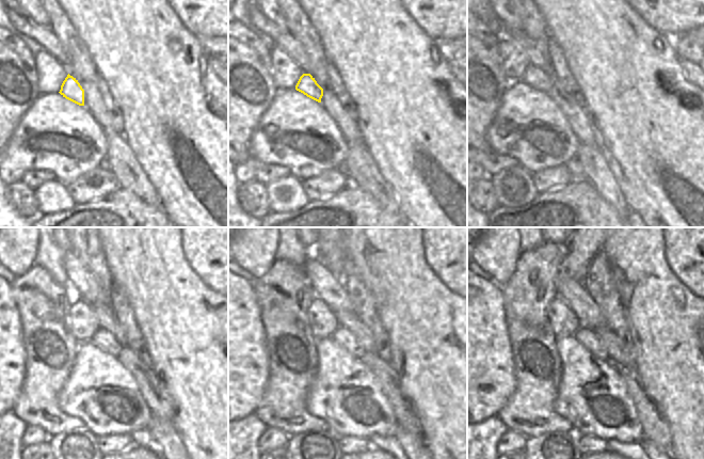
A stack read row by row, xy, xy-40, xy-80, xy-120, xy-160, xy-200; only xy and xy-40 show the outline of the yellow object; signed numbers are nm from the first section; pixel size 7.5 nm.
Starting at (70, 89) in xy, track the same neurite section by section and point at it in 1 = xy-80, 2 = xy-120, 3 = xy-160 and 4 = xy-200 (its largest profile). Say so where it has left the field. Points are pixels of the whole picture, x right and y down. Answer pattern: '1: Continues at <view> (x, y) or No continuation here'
1: Continues at xy-80 (542, 80)
2: Continues at xy-120 (83, 323)
3: Continues at xy-160 (322, 319)
4: Continues at xy-200 (564, 322)

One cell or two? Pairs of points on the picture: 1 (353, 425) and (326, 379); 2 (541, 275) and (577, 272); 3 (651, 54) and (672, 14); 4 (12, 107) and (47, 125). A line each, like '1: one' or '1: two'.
1: one
2: two
3: two
4: two

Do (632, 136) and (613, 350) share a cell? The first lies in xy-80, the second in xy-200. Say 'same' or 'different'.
different

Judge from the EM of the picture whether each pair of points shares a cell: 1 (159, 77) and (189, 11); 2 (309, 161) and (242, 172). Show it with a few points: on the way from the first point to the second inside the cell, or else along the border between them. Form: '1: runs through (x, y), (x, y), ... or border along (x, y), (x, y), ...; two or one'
1: border along (172, 11), (177, 19), (196, 37); two
2: runs through (292, 156), (259, 156); one

